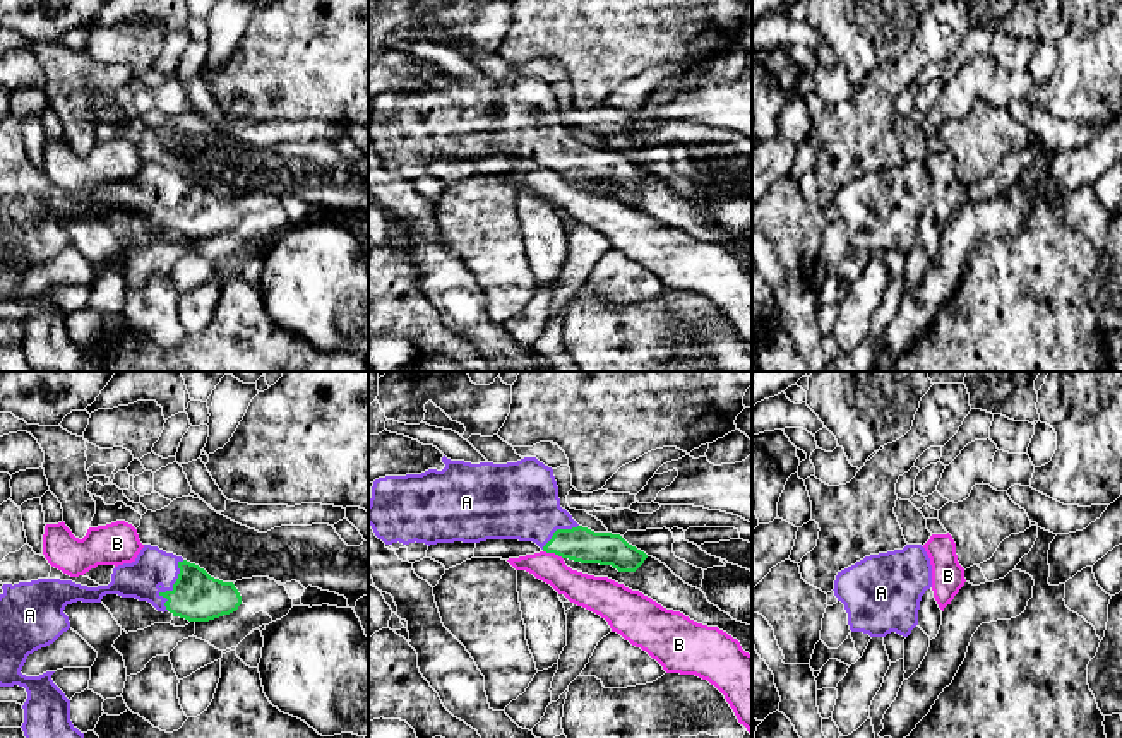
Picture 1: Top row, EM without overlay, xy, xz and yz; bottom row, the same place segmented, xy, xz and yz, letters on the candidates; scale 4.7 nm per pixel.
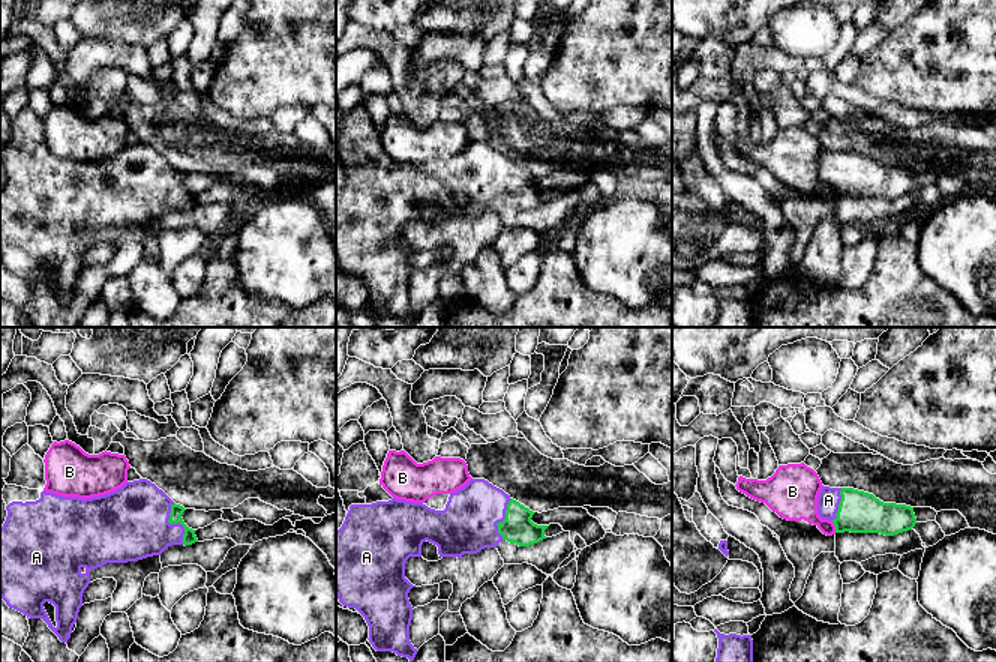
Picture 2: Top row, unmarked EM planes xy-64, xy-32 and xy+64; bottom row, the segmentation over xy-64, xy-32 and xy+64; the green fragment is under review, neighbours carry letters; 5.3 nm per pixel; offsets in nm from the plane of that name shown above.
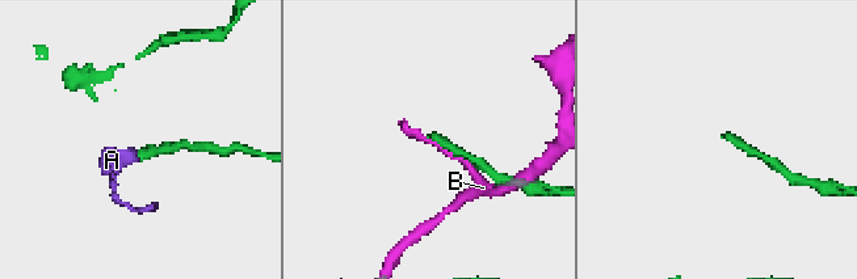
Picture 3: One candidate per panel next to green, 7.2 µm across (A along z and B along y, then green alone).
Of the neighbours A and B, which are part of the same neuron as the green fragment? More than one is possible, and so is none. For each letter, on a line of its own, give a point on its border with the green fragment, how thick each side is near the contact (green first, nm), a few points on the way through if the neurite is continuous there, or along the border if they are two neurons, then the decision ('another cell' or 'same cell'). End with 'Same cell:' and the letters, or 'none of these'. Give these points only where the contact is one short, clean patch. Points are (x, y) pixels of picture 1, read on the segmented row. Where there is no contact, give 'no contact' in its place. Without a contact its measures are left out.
A: meets green in xy at (173, 586); 240 nm thick on the green side, 190 nm on the other; runs through xy (196, 596), (173, 586), (153, 567); same cell
B: meets green in xz at (554, 552); 160 nm thick on the green side, 160 nm on the other; another cell
Same cell: A

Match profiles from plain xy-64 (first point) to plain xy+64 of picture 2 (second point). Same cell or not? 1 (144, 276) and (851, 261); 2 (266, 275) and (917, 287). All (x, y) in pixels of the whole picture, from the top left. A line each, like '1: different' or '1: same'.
1: different
2: different

